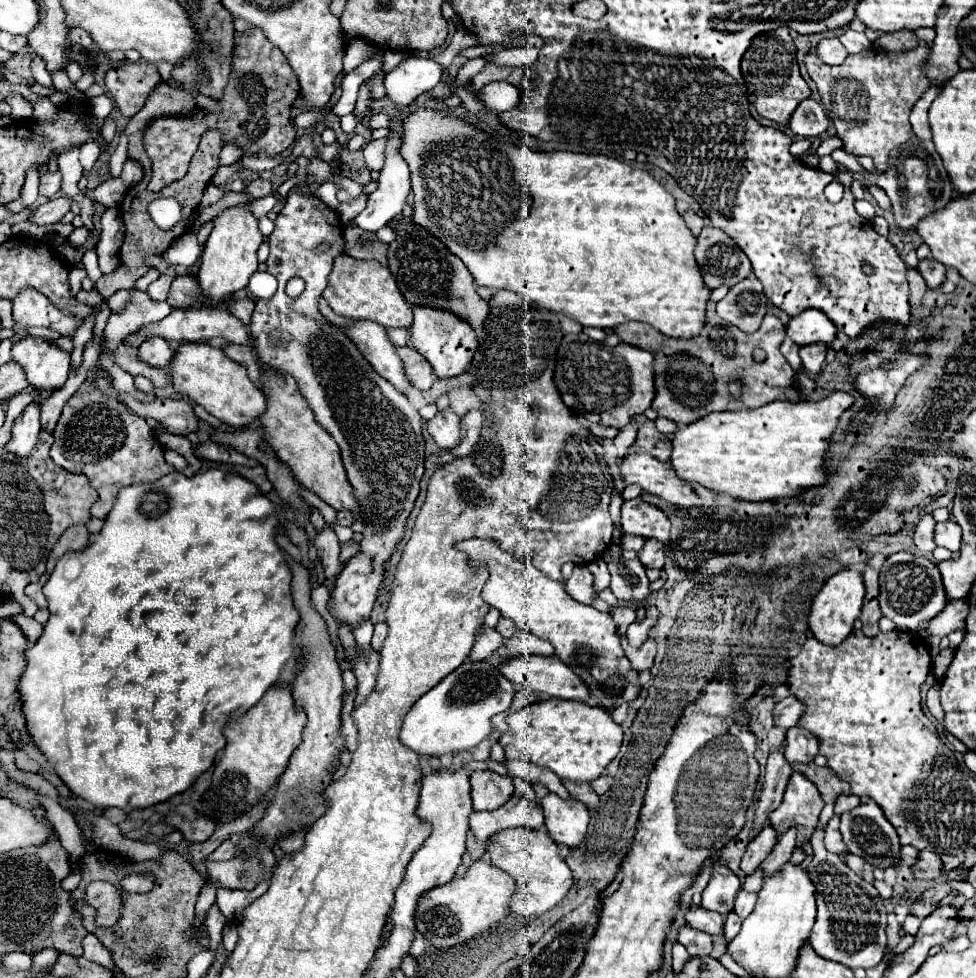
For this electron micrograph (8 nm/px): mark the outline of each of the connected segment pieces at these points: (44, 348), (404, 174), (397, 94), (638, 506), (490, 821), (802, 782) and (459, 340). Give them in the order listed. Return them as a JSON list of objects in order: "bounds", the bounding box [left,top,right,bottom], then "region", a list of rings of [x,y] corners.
[{"bounds":[12,336,70,396],"region":[[[24,336],[12,346],[12,356],[24,366],[34,396],[64,386],[68,378],[70,354],[44,338]]]},{"bounds":[354,134,410,232],"region":[[[390,134],[388,136],[388,144],[386,144],[386,160],[384,160],[384,166],[380,170],[380,178],[378,178],[378,190],[372,192],[368,196],[368,206],[354,218],[356,226],[364,228],[364,230],[370,230],[370,232],[376,232],[378,228],[386,226],[394,216],[398,216],[402,212],[402,206],[410,194],[410,170],[408,170],[408,164],[406,160],[400,156],[400,146],[402,146],[402,138],[400,134]]]},{"bounds":[384,56,442,110],"region":[[[410,56],[402,60],[384,78],[386,96],[394,102],[396,110],[408,108],[420,94],[432,90],[440,82],[442,66],[430,58]]]},{"bounds":[620,496,670,542],"region":[[[642,496],[634,500],[626,500],[622,504],[620,526],[626,534],[634,534],[642,538],[656,538],[660,542],[668,542],[668,534],[670,534],[668,516],[662,510],[646,504]]]},{"bounds":[470,798,544,846],"region":[[[510,798],[504,806],[492,812],[472,812],[470,814],[470,830],[474,832],[480,846],[488,842],[490,836],[504,828],[518,828],[528,826],[538,830],[544,824],[542,808],[536,800],[530,798]]]},{"bounds":[770,772,824,846],"region":[[[792,772],[782,804],[770,814],[770,824],[778,834],[784,834],[790,826],[798,828],[798,846],[810,840],[818,822],[824,802],[818,788],[800,772]]]},{"bounds":[410,306,478,378],"region":[[[412,306],[412,312],[414,312],[414,322],[410,326],[410,342],[430,362],[430,366],[434,368],[434,374],[438,378],[452,378],[466,372],[478,344],[472,326],[464,318],[448,310]]]}]

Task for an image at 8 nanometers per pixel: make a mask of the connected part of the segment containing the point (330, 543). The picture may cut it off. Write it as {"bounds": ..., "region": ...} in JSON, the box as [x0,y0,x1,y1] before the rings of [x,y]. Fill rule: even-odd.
{"bounds":[314,526,342,578],"region":[[[324,526],[316,538],[314,538],[314,546],[318,550],[318,556],[322,560],[322,566],[324,566],[324,572],[326,572],[326,578],[332,578],[336,576],[340,570],[342,570],[342,564],[338,560],[338,554],[340,554],[340,542],[332,530],[332,526]]]}

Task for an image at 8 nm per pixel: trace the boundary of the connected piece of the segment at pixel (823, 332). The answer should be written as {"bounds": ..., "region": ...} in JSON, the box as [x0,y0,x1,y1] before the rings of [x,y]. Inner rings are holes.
{"bounds":[786,308,838,346],"region":[[[810,308],[808,312],[802,312],[794,318],[790,318],[790,322],[786,326],[786,334],[798,346],[806,346],[814,344],[814,342],[830,344],[836,338],[836,332],[838,330],[832,324],[832,320],[816,308]]]}

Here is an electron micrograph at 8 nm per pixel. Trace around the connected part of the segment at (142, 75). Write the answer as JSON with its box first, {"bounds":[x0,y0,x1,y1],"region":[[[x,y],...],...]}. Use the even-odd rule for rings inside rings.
{"bounds":[106,62,164,118],"region":[[[124,62],[106,74],[106,88],[110,90],[120,114],[132,118],[144,108],[146,98],[152,88],[160,86],[164,80],[152,62]]]}

